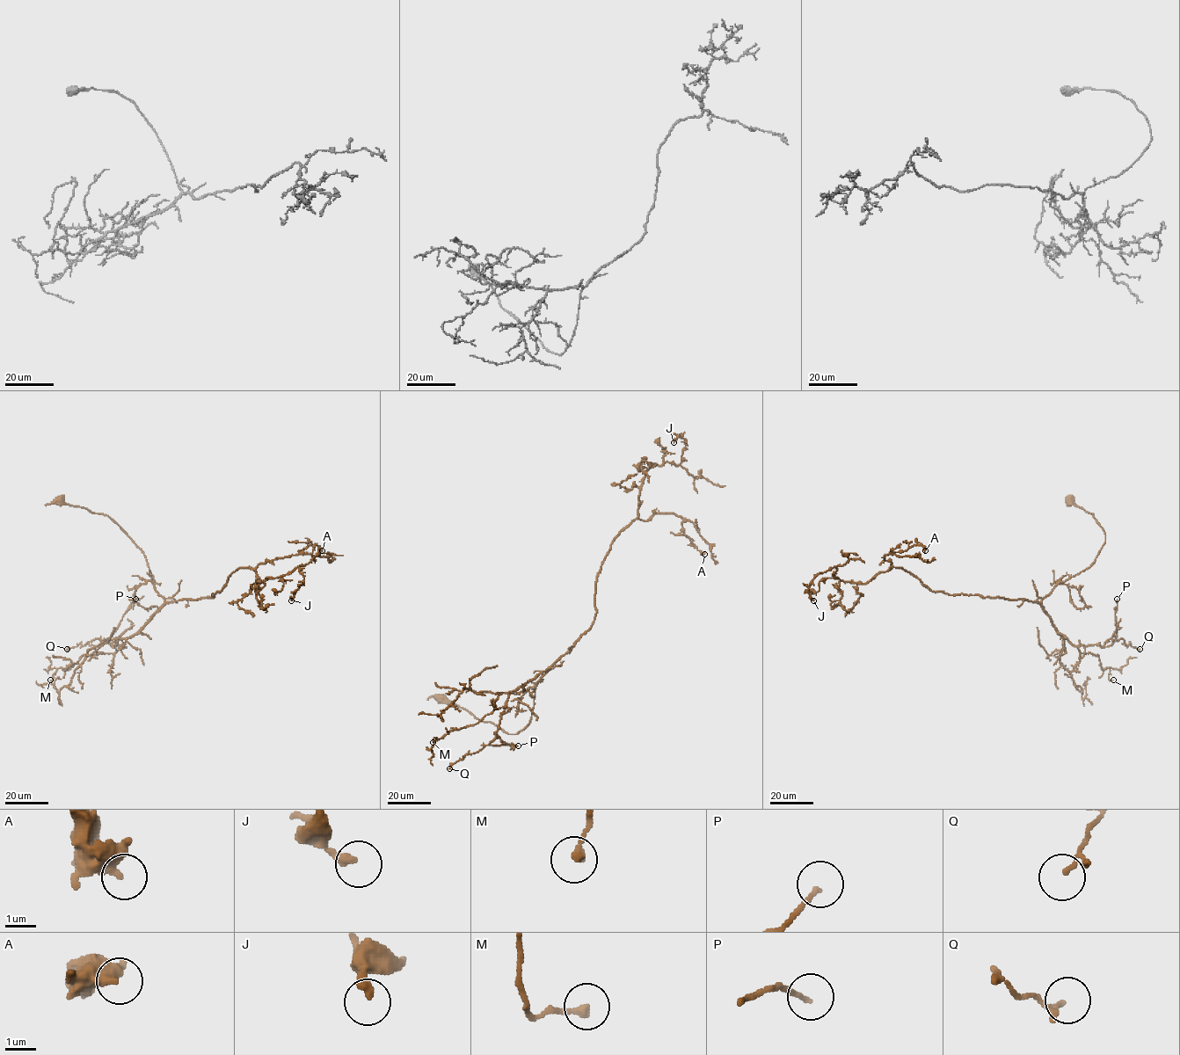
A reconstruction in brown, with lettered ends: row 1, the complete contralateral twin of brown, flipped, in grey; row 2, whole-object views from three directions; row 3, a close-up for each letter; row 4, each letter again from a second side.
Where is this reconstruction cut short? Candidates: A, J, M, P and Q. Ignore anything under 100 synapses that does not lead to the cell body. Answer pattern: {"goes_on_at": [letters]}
{"goes_on_at": []}

